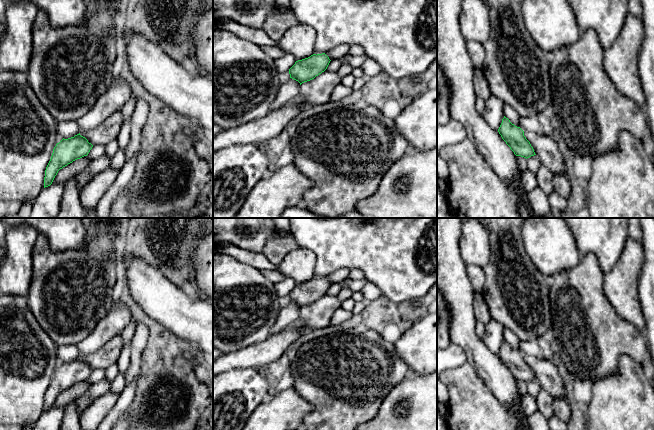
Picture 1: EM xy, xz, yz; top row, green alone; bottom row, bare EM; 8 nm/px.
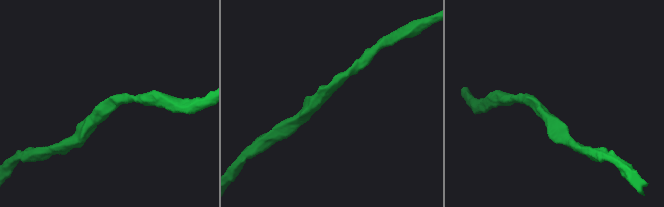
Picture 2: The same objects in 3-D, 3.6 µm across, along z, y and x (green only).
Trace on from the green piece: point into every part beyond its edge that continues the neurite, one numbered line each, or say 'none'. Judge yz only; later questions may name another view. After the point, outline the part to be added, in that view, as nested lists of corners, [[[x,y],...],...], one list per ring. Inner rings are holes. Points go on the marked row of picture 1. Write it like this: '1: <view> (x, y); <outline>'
1: yz (545, 147); [[[524,131],[524,136],[533,147],[541,165],[544,165],[553,174],[565,175],[563,155],[552,136],[539,135],[530,131]]]

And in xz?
1: xz (317, 91); [[[325,70],[314,79],[300,85],[299,97],[293,101],[301,103],[304,109],[330,101],[335,87],[342,83],[338,71]]]

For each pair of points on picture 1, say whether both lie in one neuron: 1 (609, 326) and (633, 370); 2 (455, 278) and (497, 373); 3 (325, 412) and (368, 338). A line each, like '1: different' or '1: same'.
1: different
2: same
3: same

